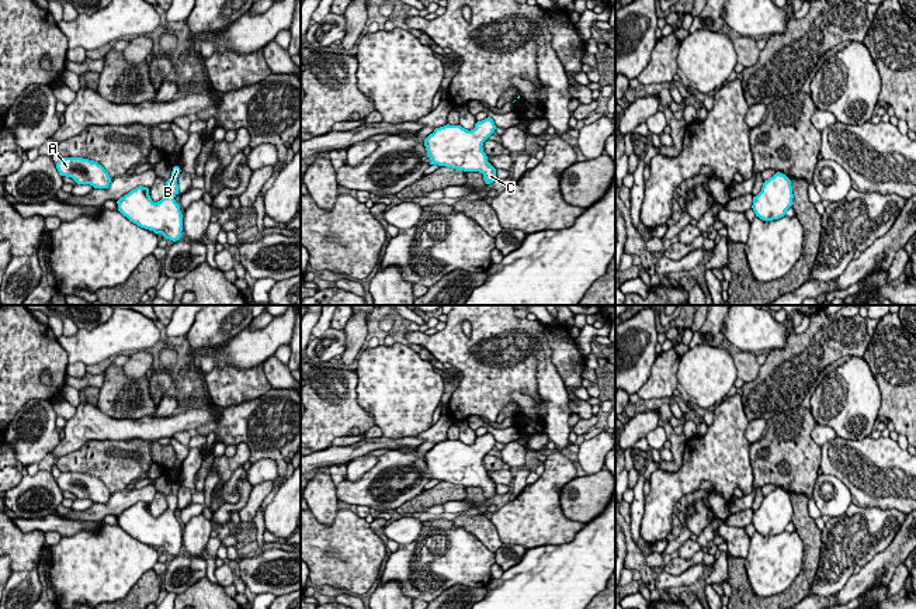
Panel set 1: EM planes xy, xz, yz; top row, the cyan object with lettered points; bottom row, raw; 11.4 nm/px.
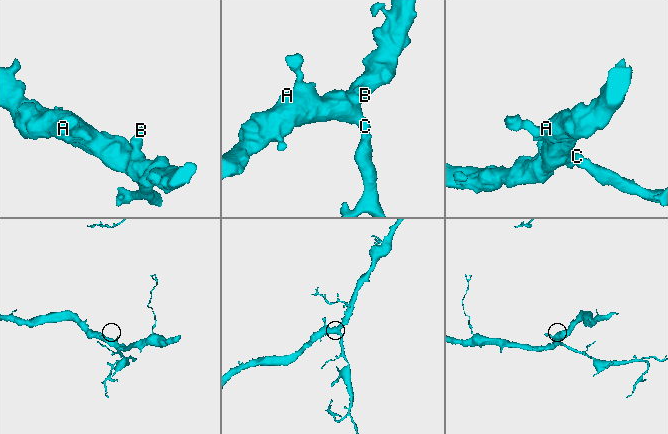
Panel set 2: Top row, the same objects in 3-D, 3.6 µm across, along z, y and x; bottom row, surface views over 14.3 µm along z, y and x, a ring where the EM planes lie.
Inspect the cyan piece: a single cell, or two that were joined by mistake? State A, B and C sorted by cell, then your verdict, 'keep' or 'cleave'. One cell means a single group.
A B C | keep

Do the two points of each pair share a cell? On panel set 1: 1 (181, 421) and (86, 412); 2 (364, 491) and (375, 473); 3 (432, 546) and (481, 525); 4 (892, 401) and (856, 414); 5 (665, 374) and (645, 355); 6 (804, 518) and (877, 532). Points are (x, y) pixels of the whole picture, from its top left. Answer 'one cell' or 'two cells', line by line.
1: one cell
2: one cell
3: two cells
4: two cells
5: two cells
6: two cells

